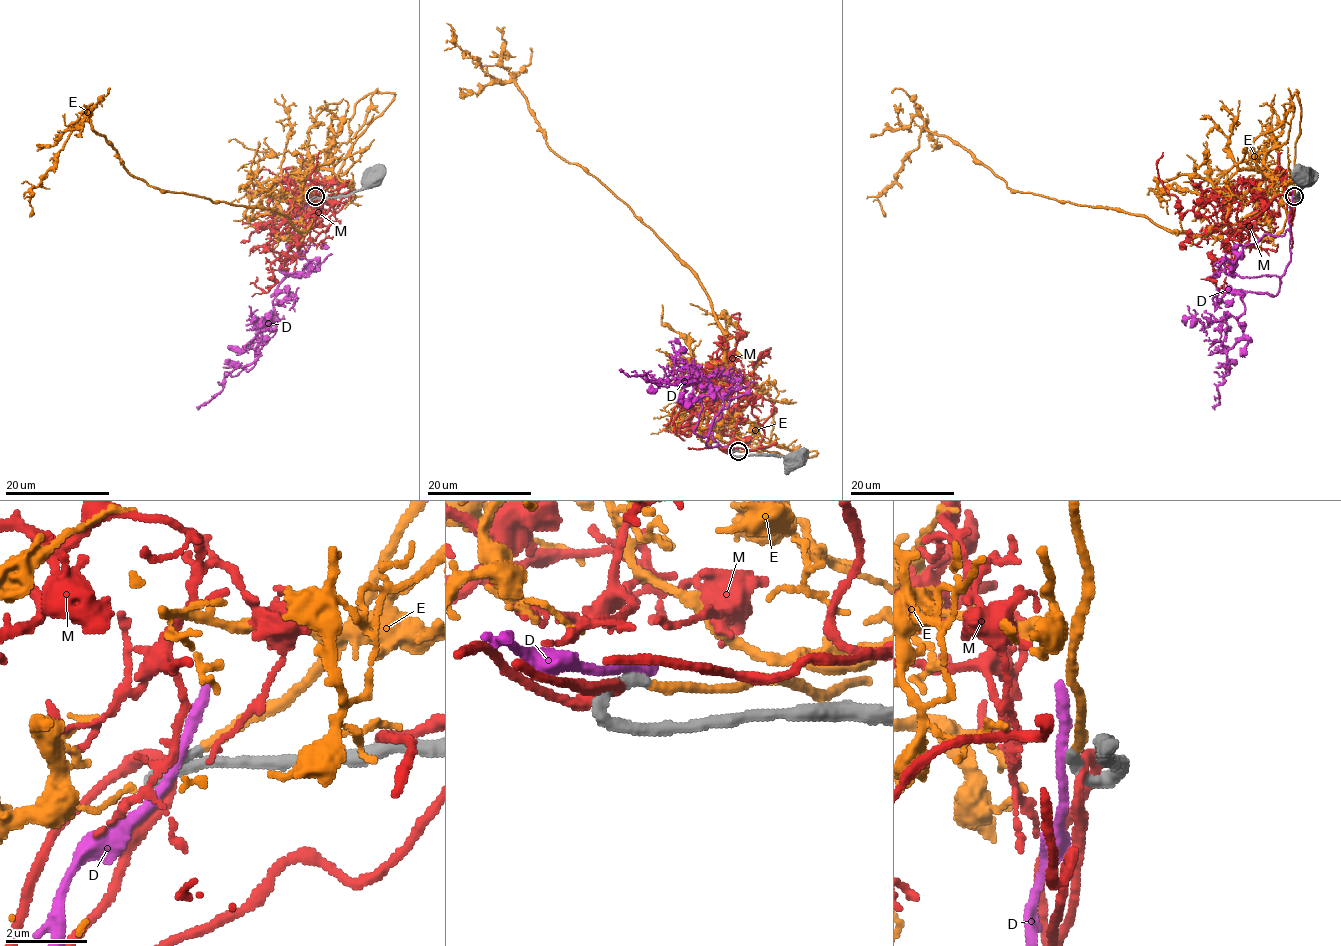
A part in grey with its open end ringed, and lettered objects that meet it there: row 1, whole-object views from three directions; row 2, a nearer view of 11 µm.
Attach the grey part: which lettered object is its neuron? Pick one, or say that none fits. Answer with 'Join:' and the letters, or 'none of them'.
Join: E

